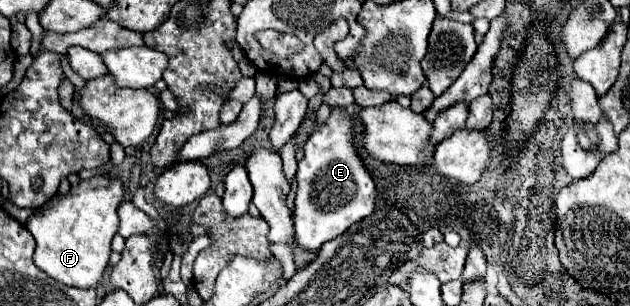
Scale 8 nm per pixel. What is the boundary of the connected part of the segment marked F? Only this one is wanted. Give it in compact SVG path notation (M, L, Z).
M94 176L80 180L68 194L56 194L46 206L34 210L26 228L36 240L34 262L50 278L76 288L94 288L100 284L110 258L110 242L118 232L116 208L124 200L120 178Z

